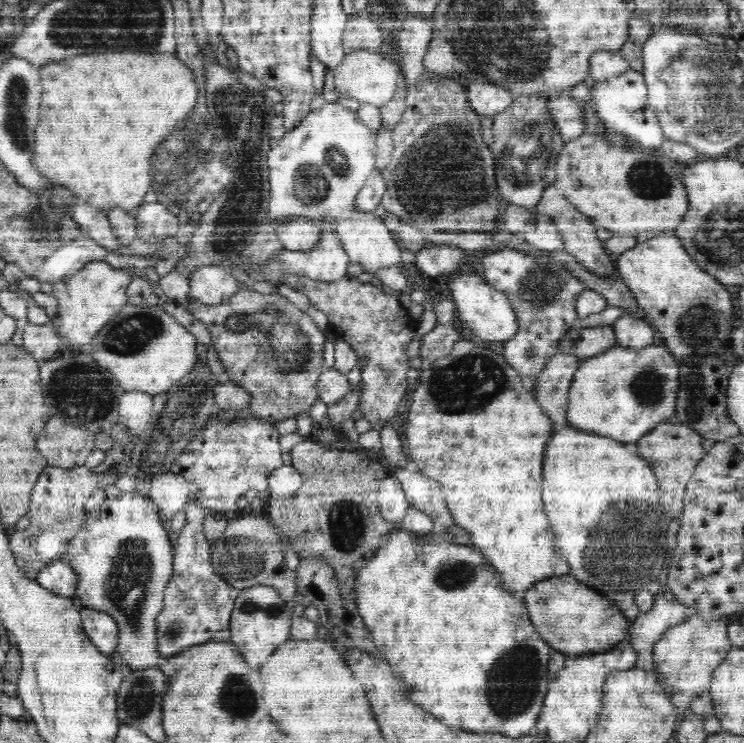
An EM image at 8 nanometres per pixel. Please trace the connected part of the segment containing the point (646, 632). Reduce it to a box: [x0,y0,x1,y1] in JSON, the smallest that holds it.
[628,594,698,670]

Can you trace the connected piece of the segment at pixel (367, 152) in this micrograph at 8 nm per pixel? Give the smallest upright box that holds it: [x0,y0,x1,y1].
[266,102,401,273]

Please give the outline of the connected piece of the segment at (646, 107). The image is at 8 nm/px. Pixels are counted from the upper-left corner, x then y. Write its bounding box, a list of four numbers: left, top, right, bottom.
[590,70,666,149]

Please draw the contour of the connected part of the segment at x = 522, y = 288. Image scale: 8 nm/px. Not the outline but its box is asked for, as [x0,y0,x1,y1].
[478,248,586,383]

